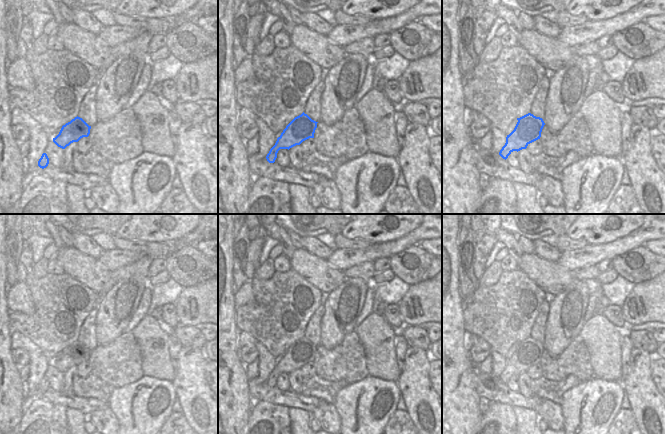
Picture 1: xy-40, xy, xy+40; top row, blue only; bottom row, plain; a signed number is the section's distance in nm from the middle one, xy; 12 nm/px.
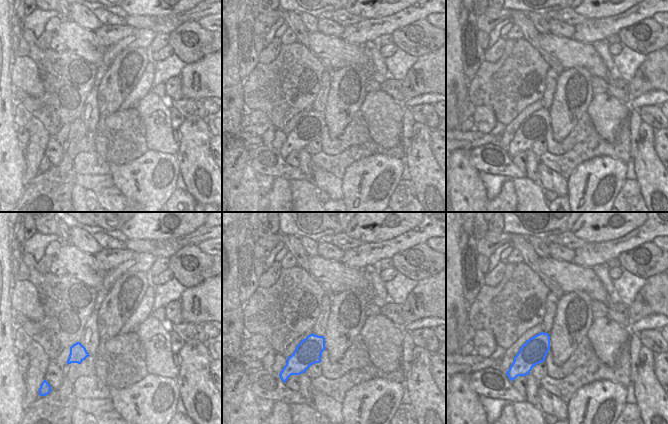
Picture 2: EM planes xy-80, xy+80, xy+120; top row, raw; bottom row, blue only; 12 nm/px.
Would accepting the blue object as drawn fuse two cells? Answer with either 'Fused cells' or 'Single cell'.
Single cell.

